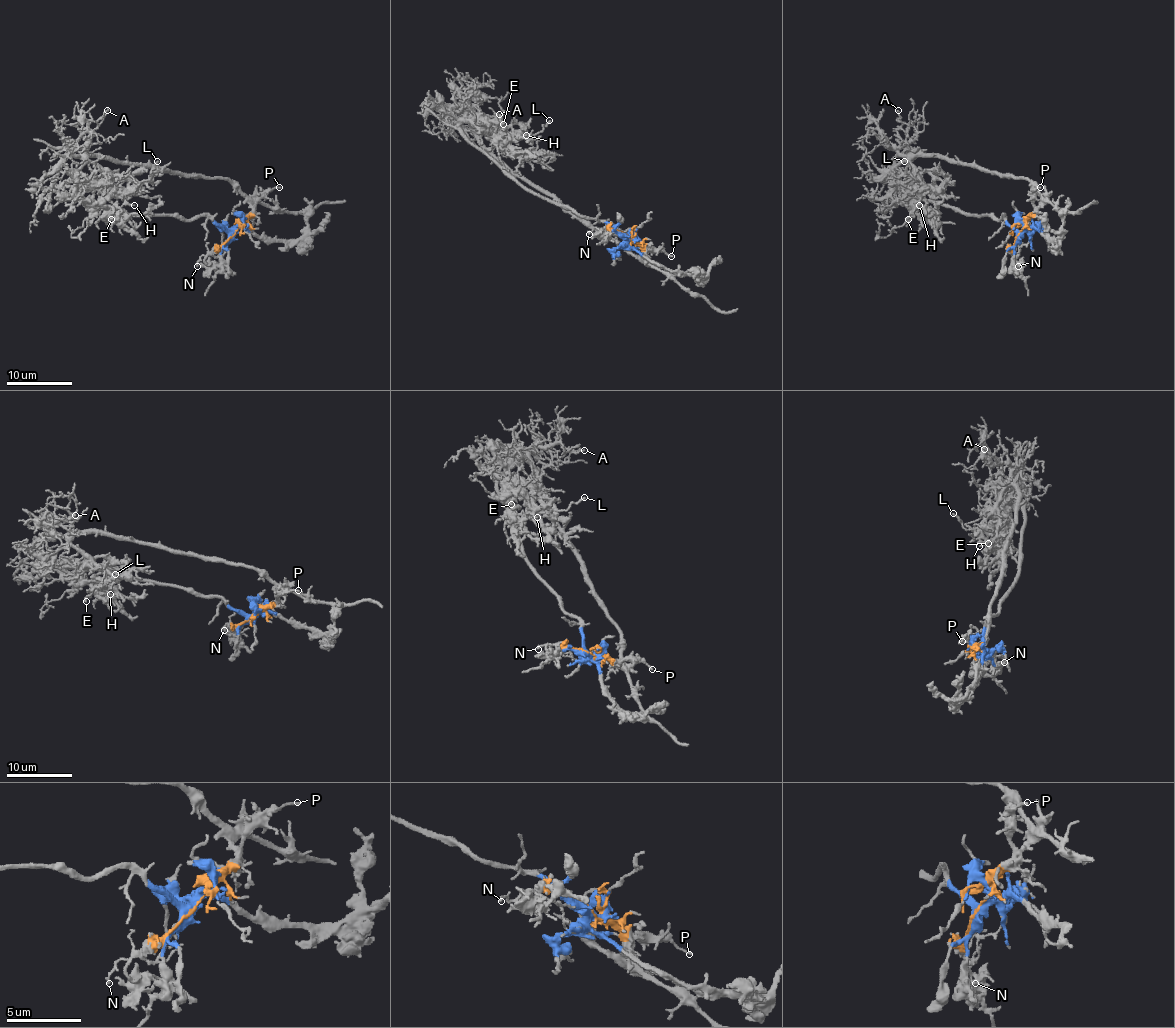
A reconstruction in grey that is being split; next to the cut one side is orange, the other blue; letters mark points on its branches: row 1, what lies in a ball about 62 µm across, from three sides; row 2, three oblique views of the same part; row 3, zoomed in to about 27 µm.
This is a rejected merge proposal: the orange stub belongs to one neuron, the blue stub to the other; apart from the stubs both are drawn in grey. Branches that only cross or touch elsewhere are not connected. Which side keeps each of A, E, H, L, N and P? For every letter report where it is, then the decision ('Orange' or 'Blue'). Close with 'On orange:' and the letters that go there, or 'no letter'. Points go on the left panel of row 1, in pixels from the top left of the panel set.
A: Place: (107, 110). Orange
E: Place: (111, 219). Blue
H: Place: (134, 205). Blue
L: Place: (157, 161). Blue
N: Place: (197, 266). Orange
P: Place: (279, 187). Orange
On orange: A, N, P

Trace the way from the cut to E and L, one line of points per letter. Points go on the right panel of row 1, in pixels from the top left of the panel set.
E: (1020, 232), (1003, 216), (1000, 219), (974, 216), (935, 201), (910, 196), (905, 196), (919, 206), (907, 219)
L: (1020, 232), (1003, 216), (974, 216), (935, 201), (904, 200), (917, 191), (919, 183), (904, 160)

